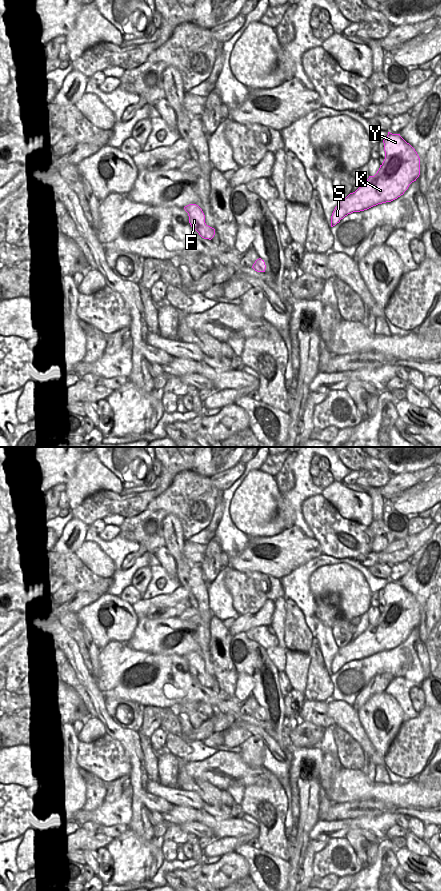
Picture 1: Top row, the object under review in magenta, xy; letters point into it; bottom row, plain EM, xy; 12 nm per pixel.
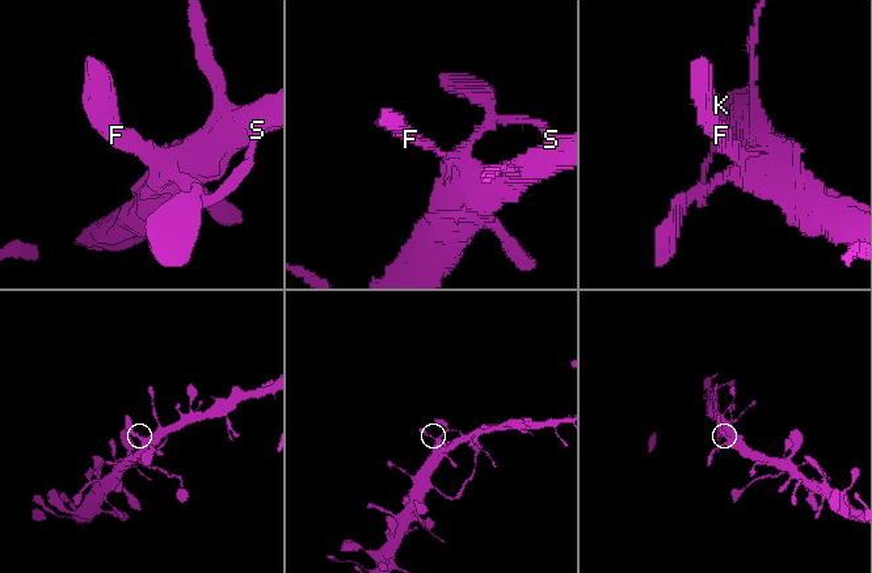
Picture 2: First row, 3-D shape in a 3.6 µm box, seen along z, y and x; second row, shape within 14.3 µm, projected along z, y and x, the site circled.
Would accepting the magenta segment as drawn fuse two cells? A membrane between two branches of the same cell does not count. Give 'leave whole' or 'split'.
leave whole

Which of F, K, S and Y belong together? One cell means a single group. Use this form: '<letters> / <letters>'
F K S Y

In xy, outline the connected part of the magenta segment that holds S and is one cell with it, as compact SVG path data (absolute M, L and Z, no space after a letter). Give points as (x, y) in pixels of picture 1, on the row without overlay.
M388 580L383 591L385 607L379 618L355 640L339 648L331 664L331 675L348 662L397 647L419 625L420 606L400 582Z

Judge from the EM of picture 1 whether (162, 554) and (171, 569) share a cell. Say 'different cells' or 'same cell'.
same cell

